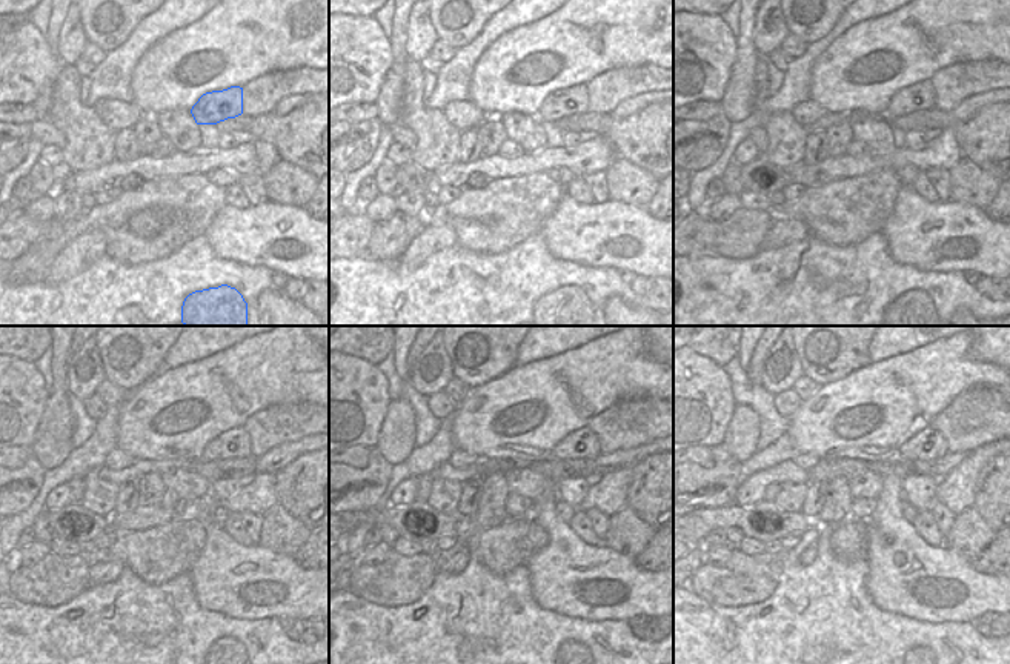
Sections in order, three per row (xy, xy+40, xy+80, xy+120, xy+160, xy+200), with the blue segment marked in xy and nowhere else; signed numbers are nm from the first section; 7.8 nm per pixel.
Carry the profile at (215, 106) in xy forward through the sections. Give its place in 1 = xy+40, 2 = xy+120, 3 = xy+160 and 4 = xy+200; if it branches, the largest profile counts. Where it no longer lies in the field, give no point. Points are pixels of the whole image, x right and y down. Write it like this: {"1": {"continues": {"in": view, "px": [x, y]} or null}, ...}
{"1": {"continues": {"in": "xy+40", "px": [558, 105]}}, "2": {"continues": {"in": "xy+120", "px": [232, 444]}}, "3": {"continues": {"in": "xy+160", "px": [581, 444]}}, "4": {"continues": {"in": "xy+200", "px": [929, 444]}}}

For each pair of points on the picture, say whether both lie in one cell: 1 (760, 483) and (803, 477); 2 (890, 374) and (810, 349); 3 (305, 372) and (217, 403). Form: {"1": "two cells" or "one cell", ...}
{"1": "one cell", "2": "two cells", "3": "one cell"}

